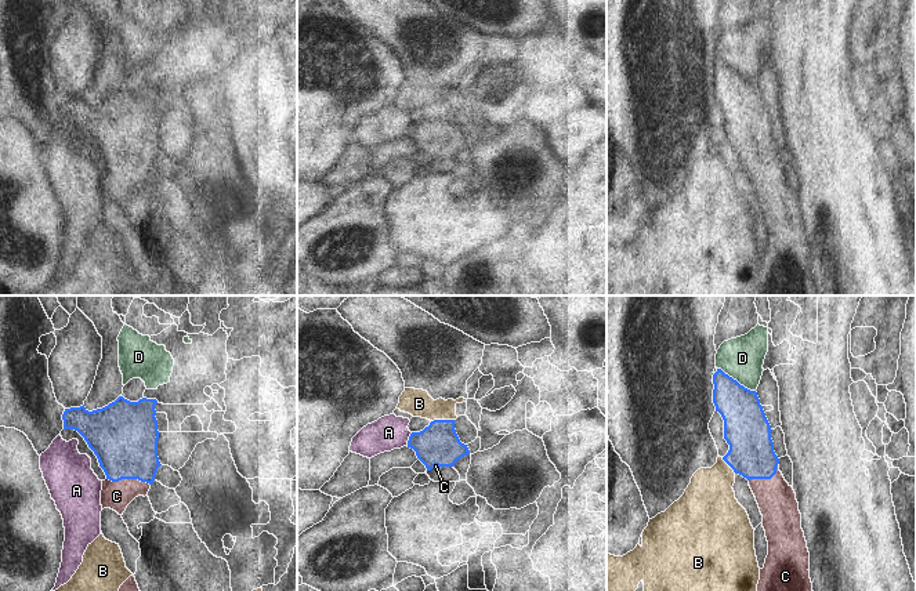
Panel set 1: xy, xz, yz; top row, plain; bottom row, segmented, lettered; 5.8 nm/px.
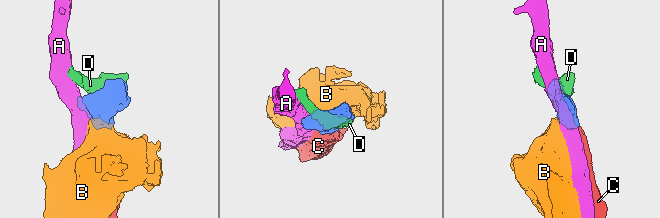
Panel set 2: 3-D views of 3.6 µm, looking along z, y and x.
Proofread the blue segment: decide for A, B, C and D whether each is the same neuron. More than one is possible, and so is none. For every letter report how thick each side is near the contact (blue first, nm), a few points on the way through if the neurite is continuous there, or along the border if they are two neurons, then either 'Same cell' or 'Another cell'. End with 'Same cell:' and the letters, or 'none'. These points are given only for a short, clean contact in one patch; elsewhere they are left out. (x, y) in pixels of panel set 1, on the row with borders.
A: Thickness 240 nm (blue) against 200 nm. Another cell
B: Thickness 240 nm (blue) against 160 nm. Boundary: xz (453, 419), (434, 419), (431, 421). Another cell
C: Thickness 400 nm (blue) against 160 nm. Path across: xy (123, 437), (129, 478), (116, 496). Same cell
D: Thickness 240 nm (blue) against 260 nm. Another cell
Same cell: C.

